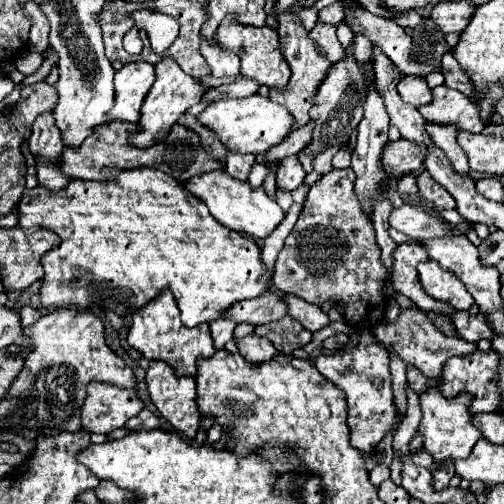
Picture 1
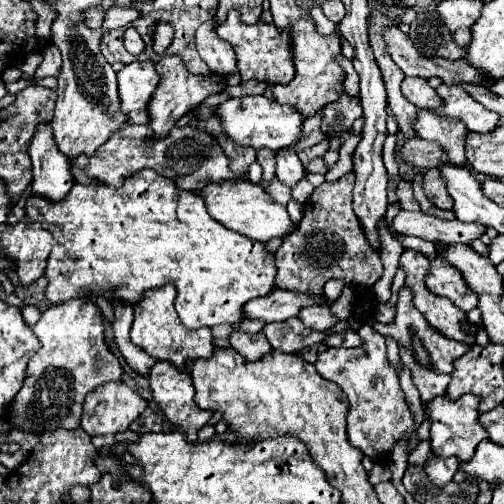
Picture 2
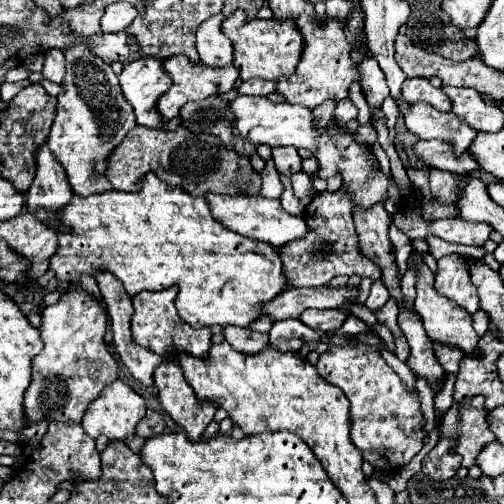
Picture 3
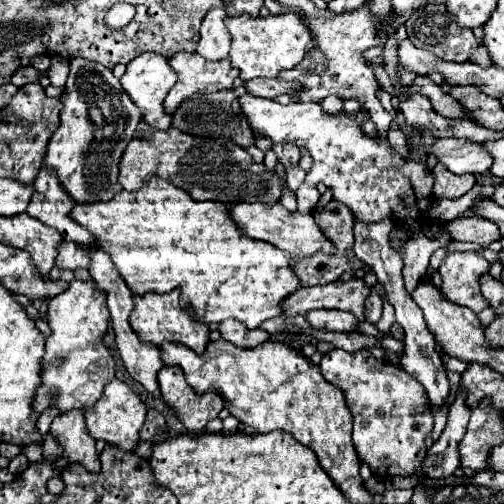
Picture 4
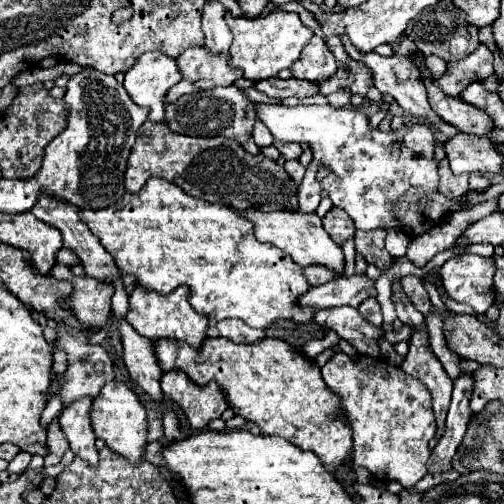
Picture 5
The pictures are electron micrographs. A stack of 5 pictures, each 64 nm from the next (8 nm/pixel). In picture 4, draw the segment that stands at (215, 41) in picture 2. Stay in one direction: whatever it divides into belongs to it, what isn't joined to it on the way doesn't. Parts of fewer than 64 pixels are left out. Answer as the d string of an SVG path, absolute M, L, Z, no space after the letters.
M220 6L220 8L212 8L202 20L200 42L196 52L200 52L206 60L216 62L216 60L228 58L232 36L224 24L224 16L226 16L226 10L224 6Z

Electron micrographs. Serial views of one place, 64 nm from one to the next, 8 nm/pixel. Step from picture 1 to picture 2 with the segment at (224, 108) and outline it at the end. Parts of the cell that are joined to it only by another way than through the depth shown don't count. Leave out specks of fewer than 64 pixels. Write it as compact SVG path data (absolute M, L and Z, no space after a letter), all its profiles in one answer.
M264 96L230 98L218 106L218 116L222 118L224 132L236 144L252 146L254 150L260 150L260 148L280 150L280 148L288 148L288 146L296 144L298 138L302 136L302 124L304 124L304 116L300 116L300 112L296 112L296 108L272 102Z

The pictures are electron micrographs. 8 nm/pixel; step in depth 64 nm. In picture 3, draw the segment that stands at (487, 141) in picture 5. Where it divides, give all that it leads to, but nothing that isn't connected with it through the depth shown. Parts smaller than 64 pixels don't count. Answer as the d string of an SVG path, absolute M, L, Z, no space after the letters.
M420 140L414 146L416 154L420 160L424 160L430 168L440 168L440 170L448 170L454 174L470 174L476 168L476 160L472 160L472 156L468 156L468 150L464 152L464 156L456 156L452 152L452 144L446 144L444 140Z

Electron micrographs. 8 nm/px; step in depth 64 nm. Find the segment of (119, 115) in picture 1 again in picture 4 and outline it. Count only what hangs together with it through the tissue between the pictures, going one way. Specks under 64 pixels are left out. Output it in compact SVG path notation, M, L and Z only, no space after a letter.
M146 52L146 54L136 56L126 66L126 74L120 78L122 88L128 92L132 102L140 110L144 110L144 122L154 126L154 128L160 128L160 130L166 130L172 125L172 116L164 112L164 98L166 98L168 90L176 84L176 80L178 80L178 76L172 70L172 66L168 64L168 58L164 58L160 54L154 54L154 52Z

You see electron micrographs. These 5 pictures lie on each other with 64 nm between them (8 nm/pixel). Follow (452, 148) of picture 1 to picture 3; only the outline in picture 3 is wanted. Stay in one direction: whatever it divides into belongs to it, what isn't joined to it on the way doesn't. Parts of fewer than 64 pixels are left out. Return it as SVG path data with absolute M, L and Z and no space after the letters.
M424 102L410 104L408 112L404 114L404 122L406 128L422 140L438 138L454 144L456 154L462 154L468 144L472 144L472 138L476 138L478 134L470 124L460 120L460 116L442 114Z

